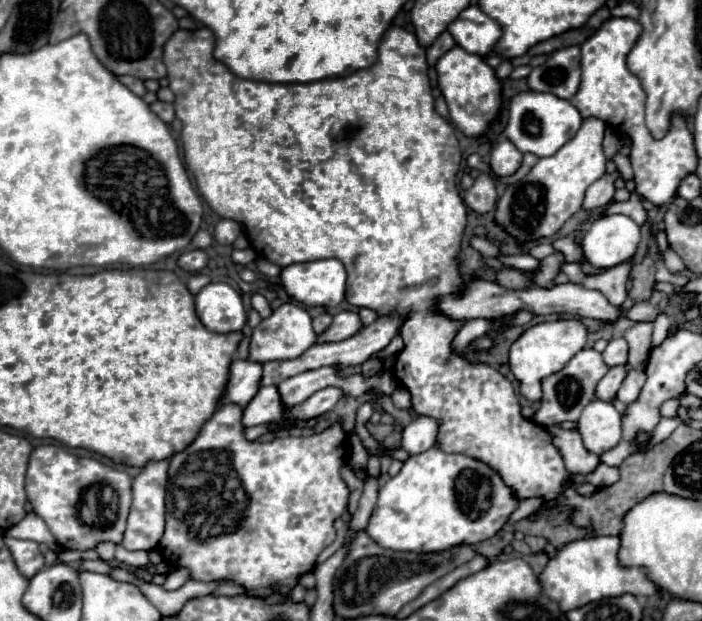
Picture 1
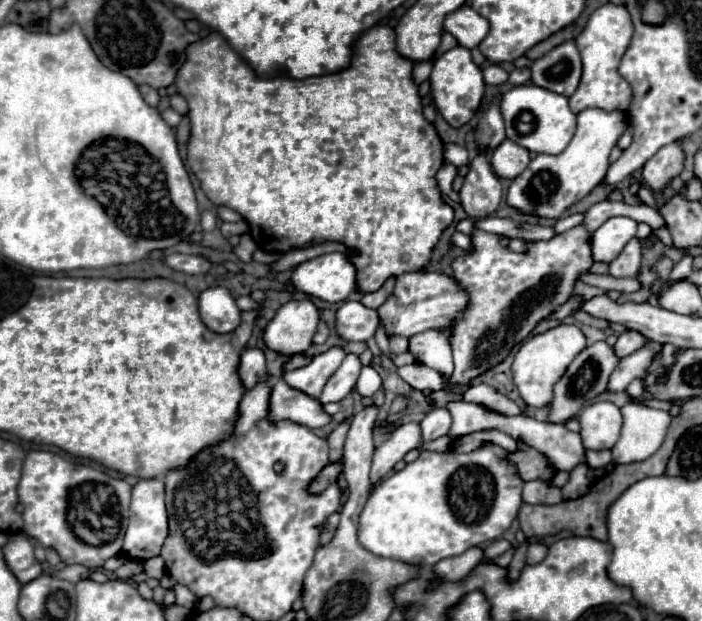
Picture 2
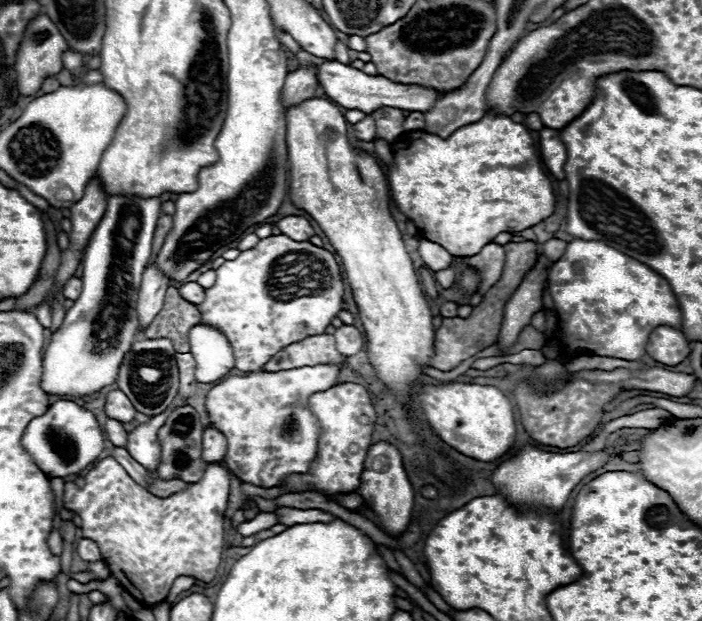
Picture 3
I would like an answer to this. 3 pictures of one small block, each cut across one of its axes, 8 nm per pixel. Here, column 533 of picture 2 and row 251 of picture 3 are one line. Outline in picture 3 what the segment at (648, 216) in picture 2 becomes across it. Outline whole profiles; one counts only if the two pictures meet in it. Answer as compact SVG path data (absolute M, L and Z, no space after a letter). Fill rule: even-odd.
M284 234L262 238L254 248L240 252L238 258L226 260L216 270L216 282L206 290L206 298L198 310L202 310L202 322L218 326L232 344L236 356L236 368L240 372L264 372L266 362L290 342L300 342L302 338L322 334L330 326L332 318L338 316L344 304L344 284L342 274L332 252L314 246L312 242L296 242ZM288 252L308 252L324 262L324 272L314 272L310 276L298 278L302 288L310 292L294 292L296 298L270 296L268 280L272 278L272 268L276 260Z

